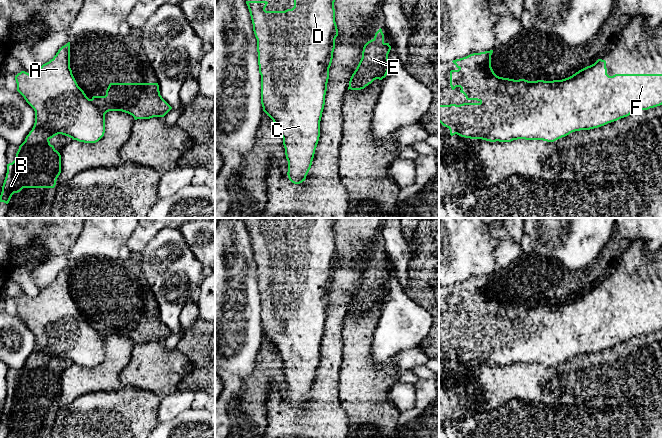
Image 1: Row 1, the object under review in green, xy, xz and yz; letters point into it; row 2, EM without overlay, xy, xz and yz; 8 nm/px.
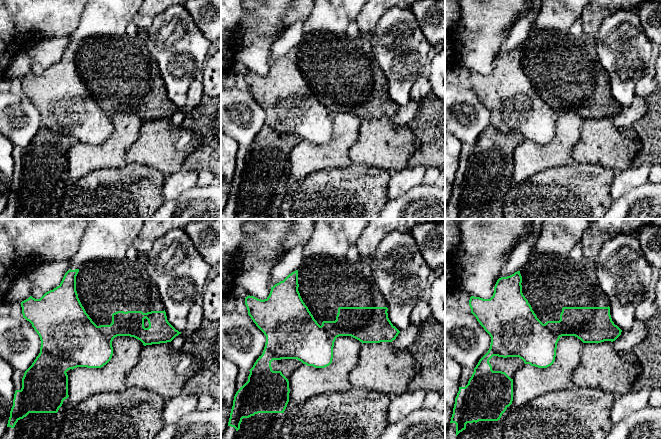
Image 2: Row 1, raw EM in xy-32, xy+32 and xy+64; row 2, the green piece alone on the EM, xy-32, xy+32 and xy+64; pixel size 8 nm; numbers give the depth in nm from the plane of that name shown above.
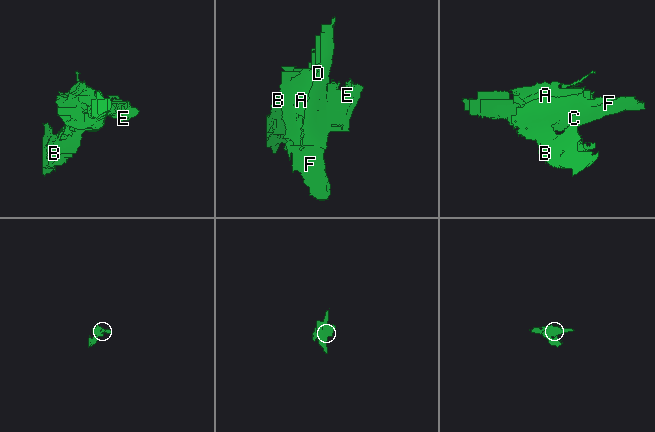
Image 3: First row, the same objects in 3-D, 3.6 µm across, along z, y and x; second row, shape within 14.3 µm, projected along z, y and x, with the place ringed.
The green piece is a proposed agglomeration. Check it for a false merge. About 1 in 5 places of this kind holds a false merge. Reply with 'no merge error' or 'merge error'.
no merge error

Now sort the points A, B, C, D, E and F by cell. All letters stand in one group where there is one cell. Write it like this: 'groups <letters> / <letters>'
groups A B C D E F

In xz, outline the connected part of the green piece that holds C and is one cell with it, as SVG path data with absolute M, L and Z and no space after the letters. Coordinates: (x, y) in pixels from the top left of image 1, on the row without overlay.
M294 218L294 231L285 235L266 235L267 225L246 225L255 261L261 299L261 328L283 362L288 385L288 402L294 408L305 405L320 361L320 345L325 329L329 292L338 253L335 246L336 218Z

